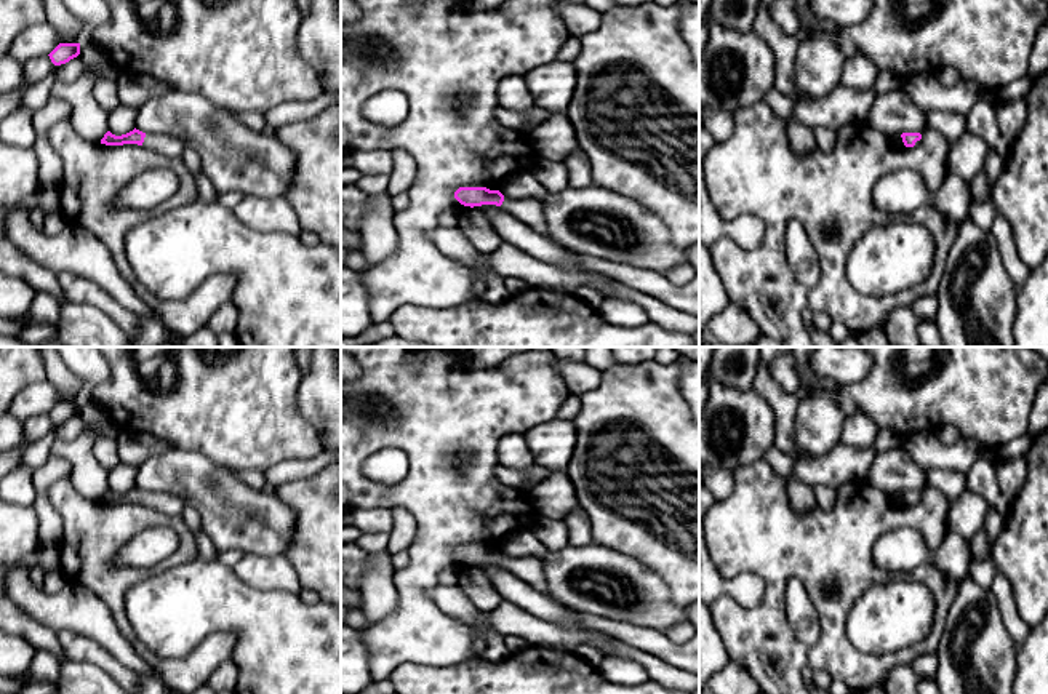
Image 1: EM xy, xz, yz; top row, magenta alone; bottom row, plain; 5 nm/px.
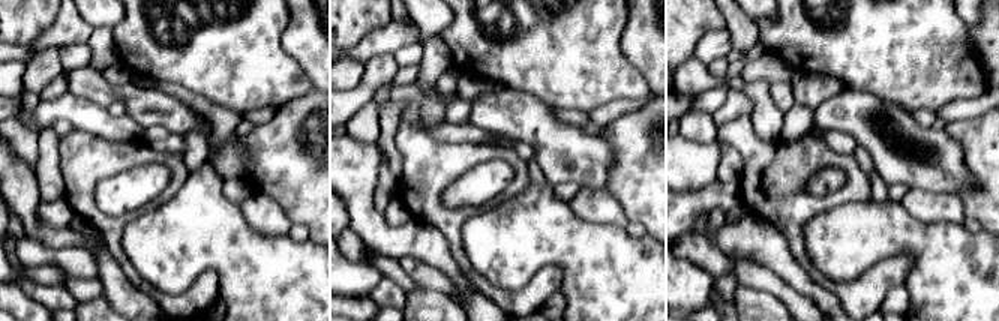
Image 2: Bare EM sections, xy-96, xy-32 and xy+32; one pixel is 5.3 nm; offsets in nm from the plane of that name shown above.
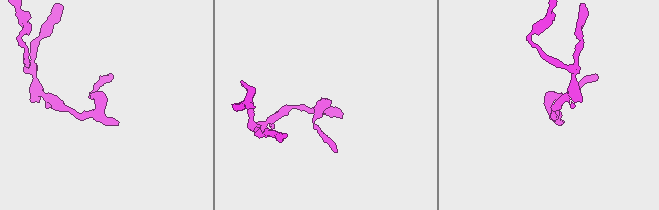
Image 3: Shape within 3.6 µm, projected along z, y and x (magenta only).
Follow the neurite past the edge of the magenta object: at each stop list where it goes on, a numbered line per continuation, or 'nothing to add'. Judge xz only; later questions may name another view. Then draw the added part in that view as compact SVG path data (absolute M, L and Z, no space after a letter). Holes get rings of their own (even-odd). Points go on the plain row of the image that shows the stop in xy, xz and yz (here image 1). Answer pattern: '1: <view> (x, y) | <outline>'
1: xz (528, 568) | M504 555L504 560L501 564L517 577L523 579L525 582L538 588L539 592L544 592L549 595L541 558L538 556L512 558Z

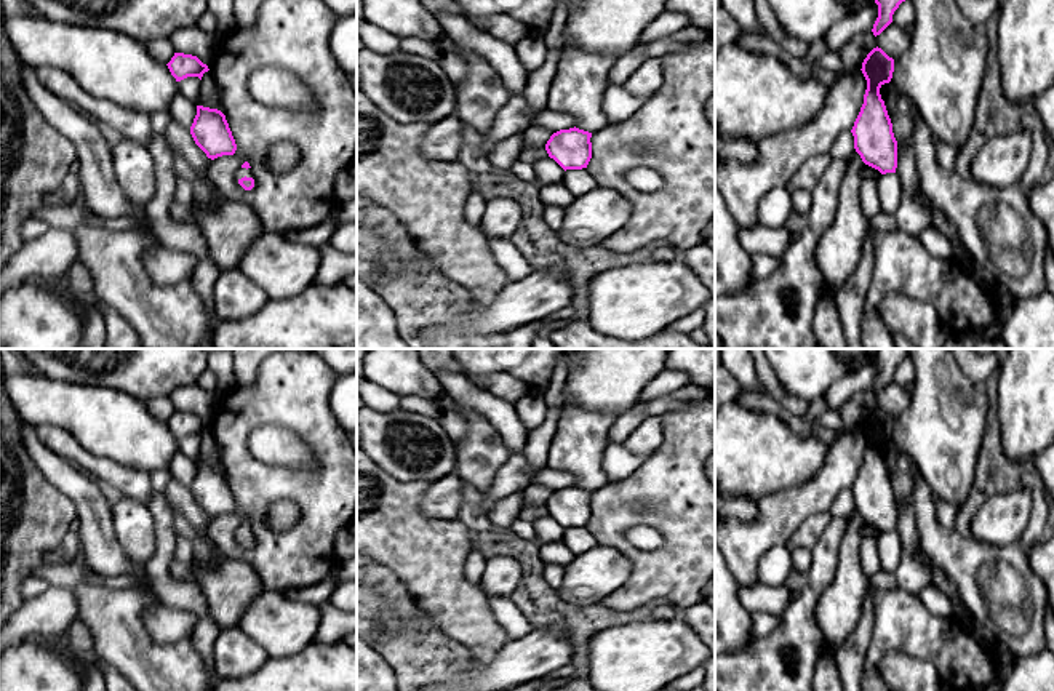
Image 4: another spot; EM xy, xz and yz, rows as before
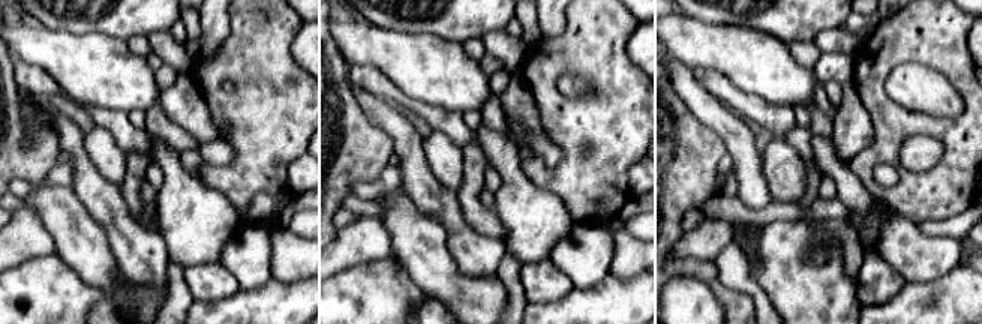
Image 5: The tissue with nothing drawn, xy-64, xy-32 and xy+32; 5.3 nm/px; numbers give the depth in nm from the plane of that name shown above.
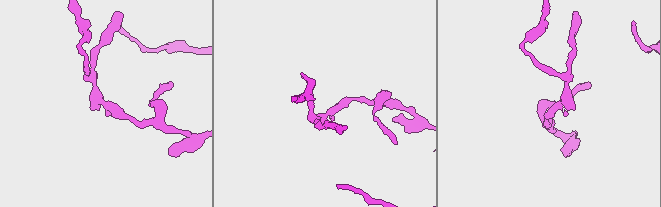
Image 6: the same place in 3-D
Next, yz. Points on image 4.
nothing to add

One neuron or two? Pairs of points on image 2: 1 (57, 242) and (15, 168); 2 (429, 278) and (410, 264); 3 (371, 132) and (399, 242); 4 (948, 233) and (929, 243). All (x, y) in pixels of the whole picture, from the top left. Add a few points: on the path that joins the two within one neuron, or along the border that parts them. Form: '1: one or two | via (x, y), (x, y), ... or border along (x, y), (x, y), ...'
1: one | via (38, 227), (29, 218), (18, 188)
2: one | via (425, 275), (414, 267)
3: two | border along (347, 132), (363, 143), (375, 144)
4: one | via (944, 237), (933, 243)

